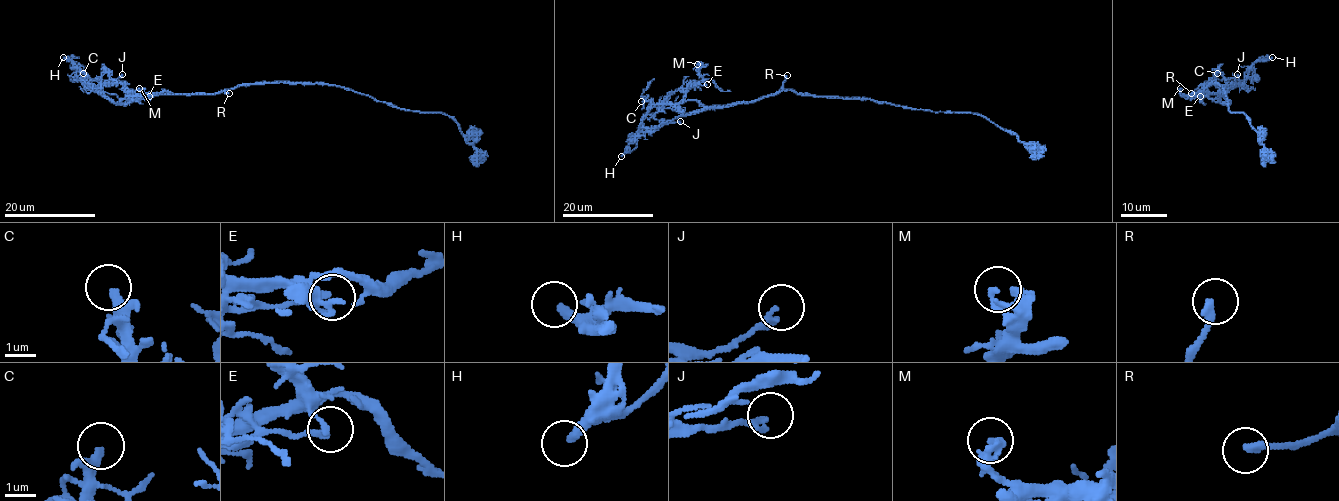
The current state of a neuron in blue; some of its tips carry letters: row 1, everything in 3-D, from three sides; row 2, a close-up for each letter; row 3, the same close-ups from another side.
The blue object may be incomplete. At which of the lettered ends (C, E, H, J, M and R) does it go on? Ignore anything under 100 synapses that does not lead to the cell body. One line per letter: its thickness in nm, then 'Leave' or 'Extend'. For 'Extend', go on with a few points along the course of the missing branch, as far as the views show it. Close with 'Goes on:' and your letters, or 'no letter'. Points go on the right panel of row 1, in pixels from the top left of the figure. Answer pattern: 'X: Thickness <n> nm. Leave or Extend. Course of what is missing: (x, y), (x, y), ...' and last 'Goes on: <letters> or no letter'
C: Thickness 240 nm. Leave
E: Thickness 190 nm. Leave
H: Thickness 320 nm. Leave
J: Thickness 200 nm. Leave
M: Thickness 180 nm. Leave
R: Thickness 240 nm. Extend. Course of what is missing: (1191, 93), (1178, 93), (1162, 84), (1157, 85), (1133, 113), (1132, 128), (1124, 139), (1116, 139)
Goes on: R

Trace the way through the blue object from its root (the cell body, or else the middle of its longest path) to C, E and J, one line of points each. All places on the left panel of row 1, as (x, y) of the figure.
C: (266, 83), (239, 84), (215, 93), (151, 94), (112, 102), (88, 84), (83, 73)
E: (266, 83), (239, 84), (215, 93), (165, 93), (127, 98), (149, 96)
J: (266, 83), (239, 84), (215, 93), (141, 96), (117, 102), (85, 85), (101, 86), (122, 74)

